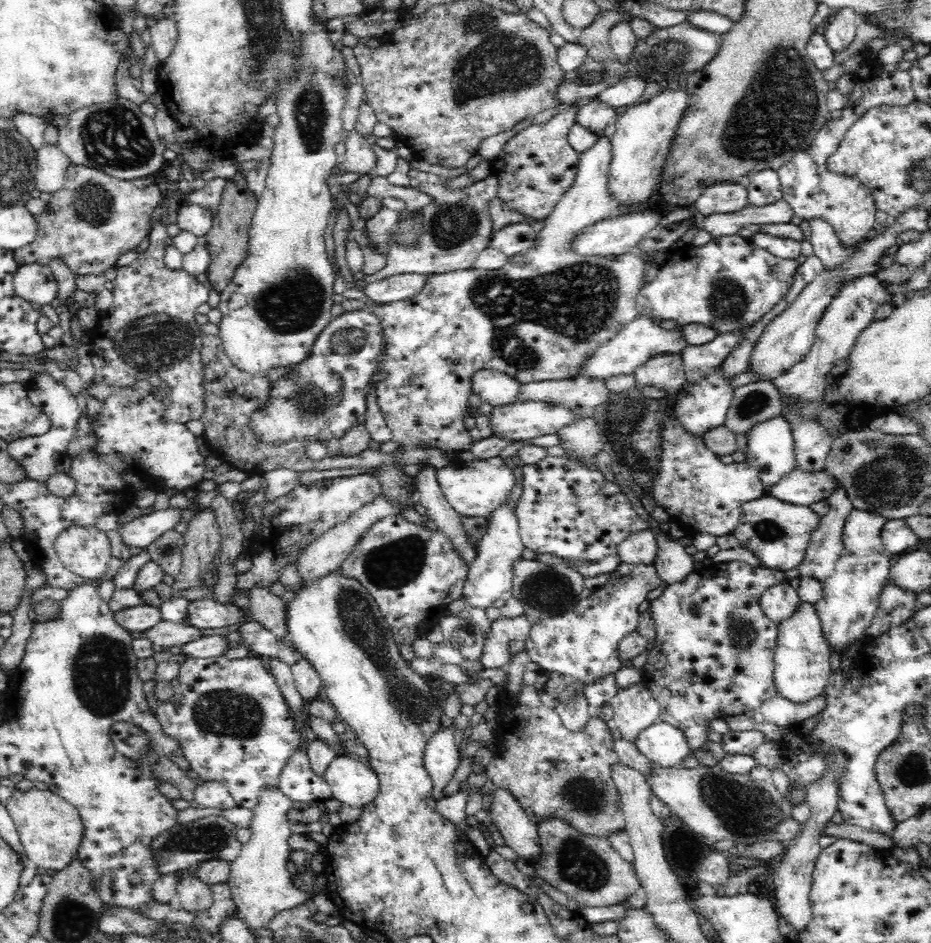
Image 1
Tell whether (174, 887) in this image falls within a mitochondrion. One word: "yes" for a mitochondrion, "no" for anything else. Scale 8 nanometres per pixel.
no

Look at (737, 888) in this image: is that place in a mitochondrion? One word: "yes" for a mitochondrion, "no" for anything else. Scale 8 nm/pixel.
no

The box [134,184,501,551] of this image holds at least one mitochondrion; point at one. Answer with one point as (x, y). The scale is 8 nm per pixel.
(293, 304)

